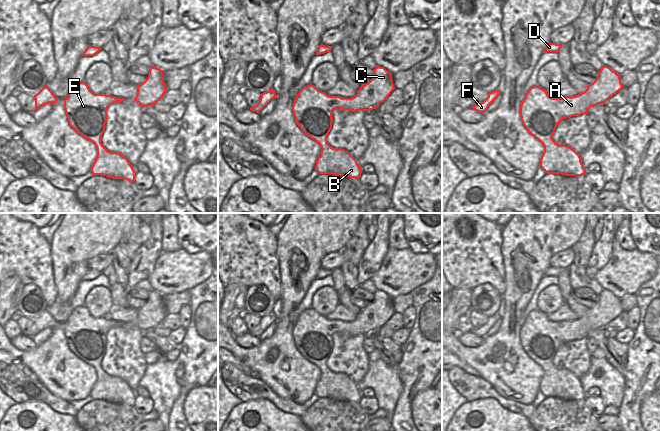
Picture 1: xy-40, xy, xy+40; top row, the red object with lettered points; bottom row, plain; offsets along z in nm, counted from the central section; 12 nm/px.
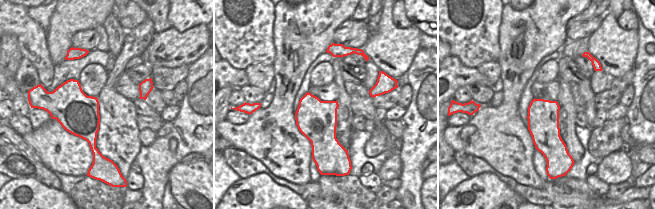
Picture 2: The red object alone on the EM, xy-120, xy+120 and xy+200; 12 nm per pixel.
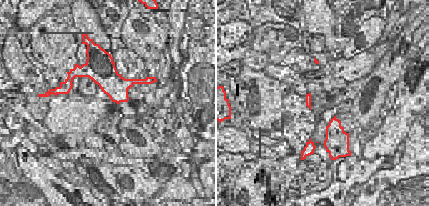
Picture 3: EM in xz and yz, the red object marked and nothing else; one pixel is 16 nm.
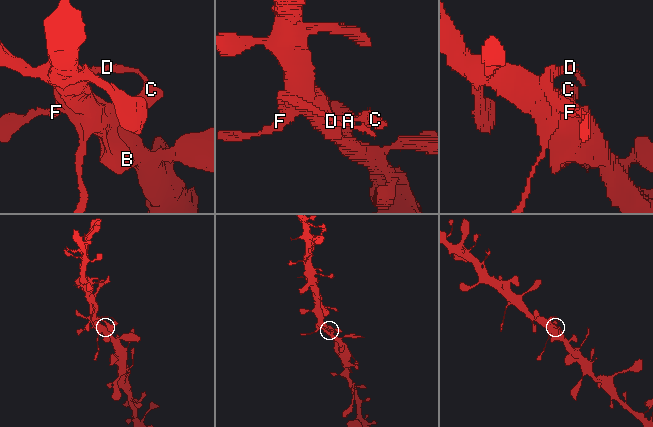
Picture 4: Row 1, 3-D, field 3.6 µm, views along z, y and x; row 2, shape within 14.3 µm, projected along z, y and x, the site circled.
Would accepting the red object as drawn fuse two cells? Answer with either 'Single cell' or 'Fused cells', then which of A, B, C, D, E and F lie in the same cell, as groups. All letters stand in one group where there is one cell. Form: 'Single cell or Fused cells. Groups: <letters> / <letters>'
Single cell. Groups: A B C D E F.

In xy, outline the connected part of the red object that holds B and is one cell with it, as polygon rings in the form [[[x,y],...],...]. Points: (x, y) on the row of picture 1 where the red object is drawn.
[[[377,66],[373,70],[372,79],[368,83],[362,85],[357,91],[357,94],[352,98],[329,96],[325,92],[318,90],[312,84],[304,86],[299,91],[294,100],[292,111],[296,124],[304,134],[315,140],[321,147],[321,154],[315,165],[315,170],[319,174],[332,174],[359,179],[362,169],[358,165],[357,160],[348,151],[342,148],[333,148],[327,143],[327,136],[333,123],[332,111],[337,108],[350,110],[352,112],[376,109],[380,103],[384,102],[388,98],[394,89],[392,74],[384,67]]]

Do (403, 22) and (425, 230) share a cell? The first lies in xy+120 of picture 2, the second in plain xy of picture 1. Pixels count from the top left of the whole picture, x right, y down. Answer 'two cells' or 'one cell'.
two cells

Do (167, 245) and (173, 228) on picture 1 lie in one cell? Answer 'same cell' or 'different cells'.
same cell

